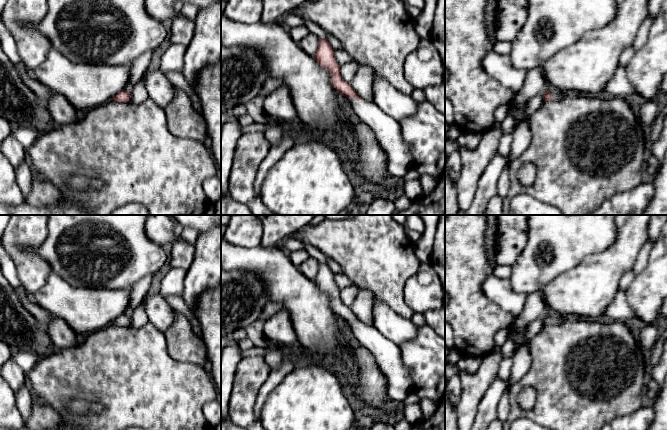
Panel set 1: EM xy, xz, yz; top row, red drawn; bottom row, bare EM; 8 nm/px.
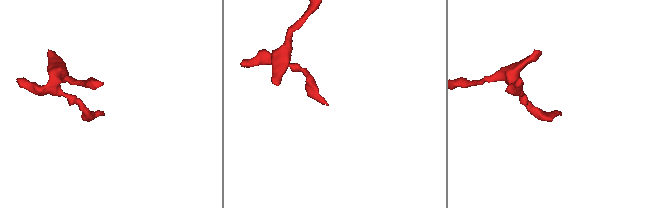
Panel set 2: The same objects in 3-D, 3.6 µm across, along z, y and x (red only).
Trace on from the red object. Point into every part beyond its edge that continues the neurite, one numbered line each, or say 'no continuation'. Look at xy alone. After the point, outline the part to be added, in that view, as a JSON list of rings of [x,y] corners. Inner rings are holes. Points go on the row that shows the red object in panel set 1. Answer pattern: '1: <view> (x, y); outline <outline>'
no continuation

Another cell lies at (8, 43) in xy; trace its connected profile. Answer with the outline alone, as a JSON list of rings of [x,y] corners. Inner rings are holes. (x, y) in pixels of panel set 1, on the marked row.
[[[0,20],[0,41],[2,49],[7,57],[12,61],[15,66],[23,65],[23,61],[18,54],[15,40],[7,29],[7,27]]]

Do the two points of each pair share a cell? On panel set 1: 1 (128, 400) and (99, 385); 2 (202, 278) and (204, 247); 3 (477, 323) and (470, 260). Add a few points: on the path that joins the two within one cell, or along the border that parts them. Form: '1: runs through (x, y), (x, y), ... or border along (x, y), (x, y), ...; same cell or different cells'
1: runs through (121, 393), (113, 385), (106, 385); same cell
2: runs through (204, 270), (204, 255); same cell
3: runs through (470, 307), (470, 276); same cell

